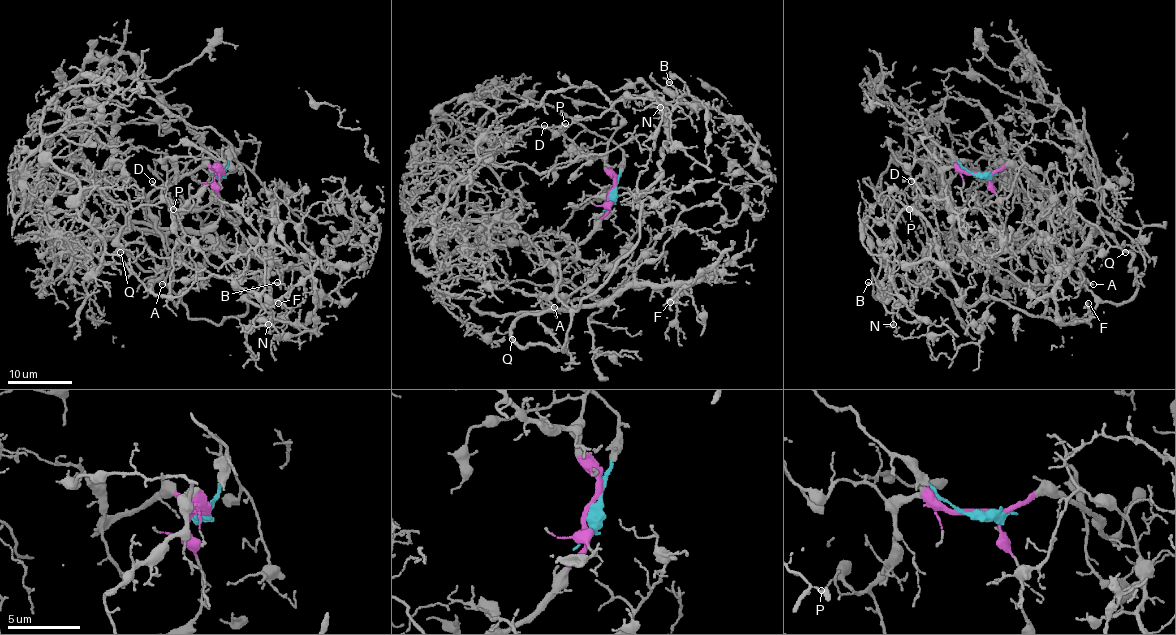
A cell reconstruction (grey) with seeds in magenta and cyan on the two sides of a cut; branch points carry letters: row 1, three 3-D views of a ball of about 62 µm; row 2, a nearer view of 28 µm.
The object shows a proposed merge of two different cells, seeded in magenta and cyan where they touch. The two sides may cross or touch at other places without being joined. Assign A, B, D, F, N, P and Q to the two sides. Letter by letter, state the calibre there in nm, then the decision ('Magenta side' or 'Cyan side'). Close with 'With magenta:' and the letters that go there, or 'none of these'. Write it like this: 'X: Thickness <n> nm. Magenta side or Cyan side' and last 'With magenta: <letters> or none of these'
A: Thickness 120 nm. Magenta side
B: Thickness 150 nm. Magenta side
D: Thickness 110 nm. Magenta side
F: Thickness 170 nm. Magenta side
N: Thickness 100 nm. Magenta side
P: Thickness 120 nm. Magenta side
Q: Thickness 320 nm. Magenta side
With magenta: A, B, D, F, N, P, Q

